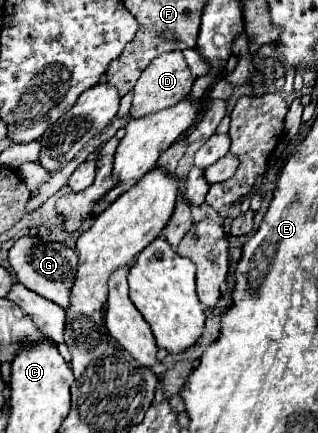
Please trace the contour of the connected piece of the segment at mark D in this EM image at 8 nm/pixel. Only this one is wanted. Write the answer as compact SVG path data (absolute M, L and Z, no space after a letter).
M173 50L173 52L161 54L159 58L155 58L151 62L151 66L147 66L147 70L143 70L141 78L135 84L131 116L141 118L141 116L147 116L147 114L153 114L157 110L163 110L163 108L169 108L169 106L177 104L179 100L183 100L191 92L193 82L195 82L195 78L191 76L191 70L185 62L183 52Z

